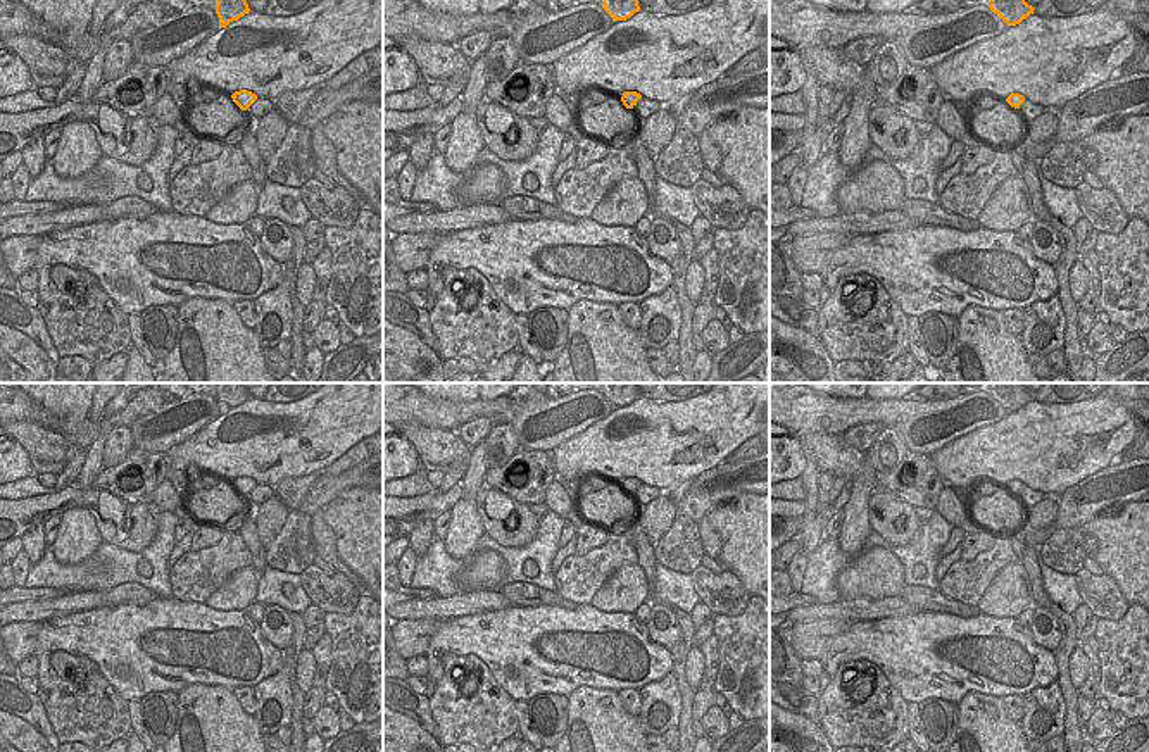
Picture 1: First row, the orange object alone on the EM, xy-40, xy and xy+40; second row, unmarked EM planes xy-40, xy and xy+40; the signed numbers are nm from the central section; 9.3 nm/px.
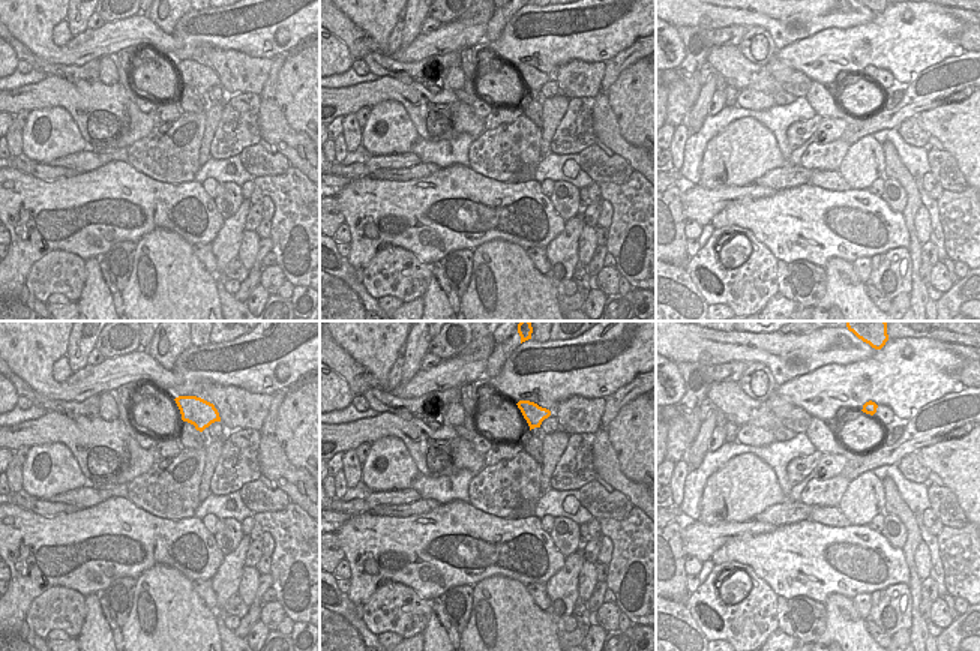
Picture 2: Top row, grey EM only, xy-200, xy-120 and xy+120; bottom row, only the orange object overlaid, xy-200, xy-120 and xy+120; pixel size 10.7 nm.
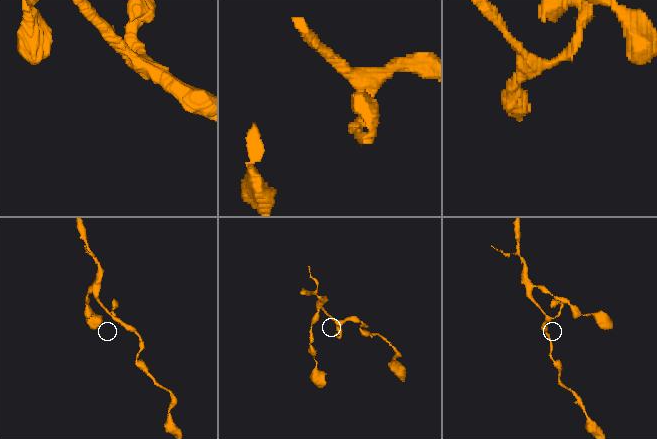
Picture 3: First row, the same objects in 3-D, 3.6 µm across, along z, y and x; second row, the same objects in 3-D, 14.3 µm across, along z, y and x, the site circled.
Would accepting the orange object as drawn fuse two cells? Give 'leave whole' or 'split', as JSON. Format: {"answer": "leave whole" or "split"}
{"answer": "leave whole"}

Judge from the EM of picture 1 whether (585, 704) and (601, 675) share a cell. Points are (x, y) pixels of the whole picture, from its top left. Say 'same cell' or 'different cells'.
different cells

